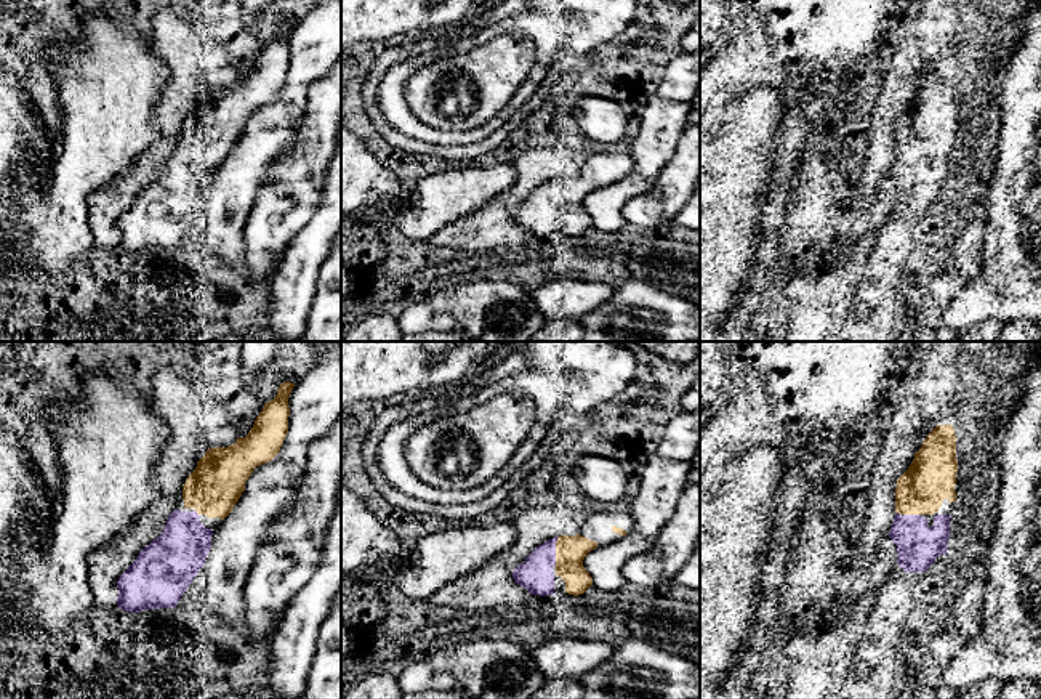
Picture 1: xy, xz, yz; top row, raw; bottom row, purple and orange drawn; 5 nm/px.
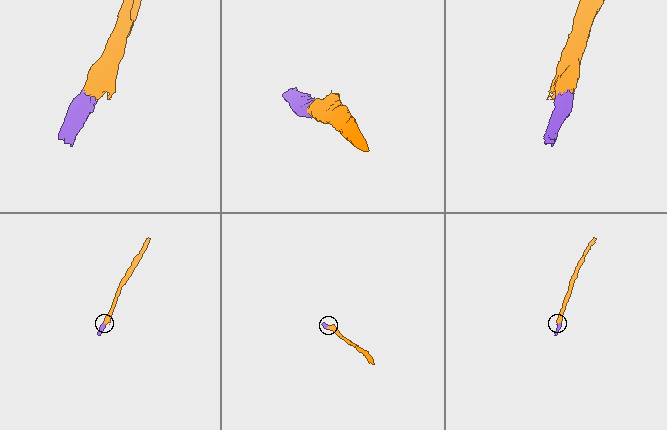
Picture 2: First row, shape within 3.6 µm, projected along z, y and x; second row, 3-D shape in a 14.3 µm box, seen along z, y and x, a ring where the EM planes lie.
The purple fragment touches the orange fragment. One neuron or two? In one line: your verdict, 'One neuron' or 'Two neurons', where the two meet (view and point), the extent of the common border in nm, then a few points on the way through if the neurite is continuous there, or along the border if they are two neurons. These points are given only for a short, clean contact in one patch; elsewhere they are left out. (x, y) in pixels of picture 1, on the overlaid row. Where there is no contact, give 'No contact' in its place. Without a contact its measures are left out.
One neuron. Touches purple at xz (554, 552). Shared border 140 nm

